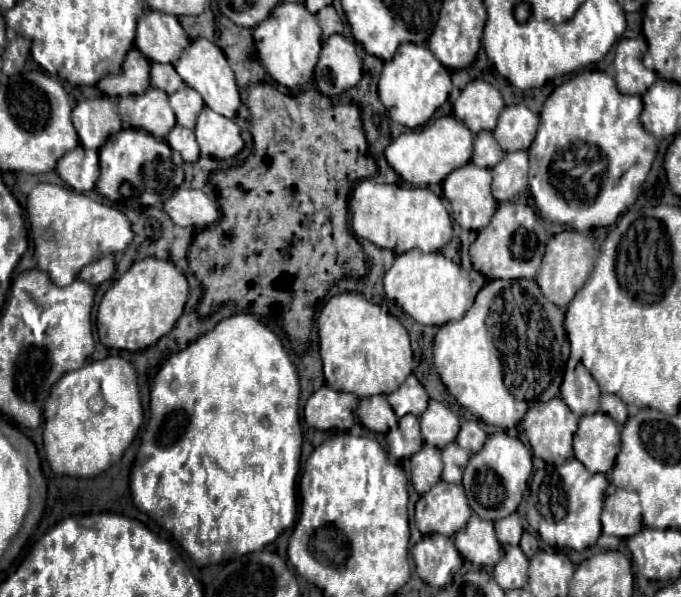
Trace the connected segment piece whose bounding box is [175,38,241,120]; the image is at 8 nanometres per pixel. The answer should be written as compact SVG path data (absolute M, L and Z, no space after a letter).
M205 38L193 40L185 48L185 54L181 54L179 62L175 64L175 70L187 86L195 88L203 96L207 108L215 110L217 114L223 114L229 120L233 120L237 116L237 108L241 104L241 98L239 98L239 90L237 90L237 84L235 84L233 70L229 66L225 54L221 52L221 48L215 46L211 40L205 40Z

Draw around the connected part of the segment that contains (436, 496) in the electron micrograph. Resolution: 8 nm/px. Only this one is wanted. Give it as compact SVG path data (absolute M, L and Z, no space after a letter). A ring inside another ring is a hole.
M437 482L415 506L415 524L421 534L455 536L471 518L465 490L461 484Z

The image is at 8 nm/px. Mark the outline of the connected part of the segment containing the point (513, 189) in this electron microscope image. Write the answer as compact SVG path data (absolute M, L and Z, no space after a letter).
M511 152L491 170L493 172L493 196L499 202L511 200L527 190L529 162L527 152Z

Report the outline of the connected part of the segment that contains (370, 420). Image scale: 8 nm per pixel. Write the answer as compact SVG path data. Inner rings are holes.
M385 396L361 398L357 416L365 428L381 434L385 434L389 428L397 424L397 416L393 414L393 408L389 406Z

